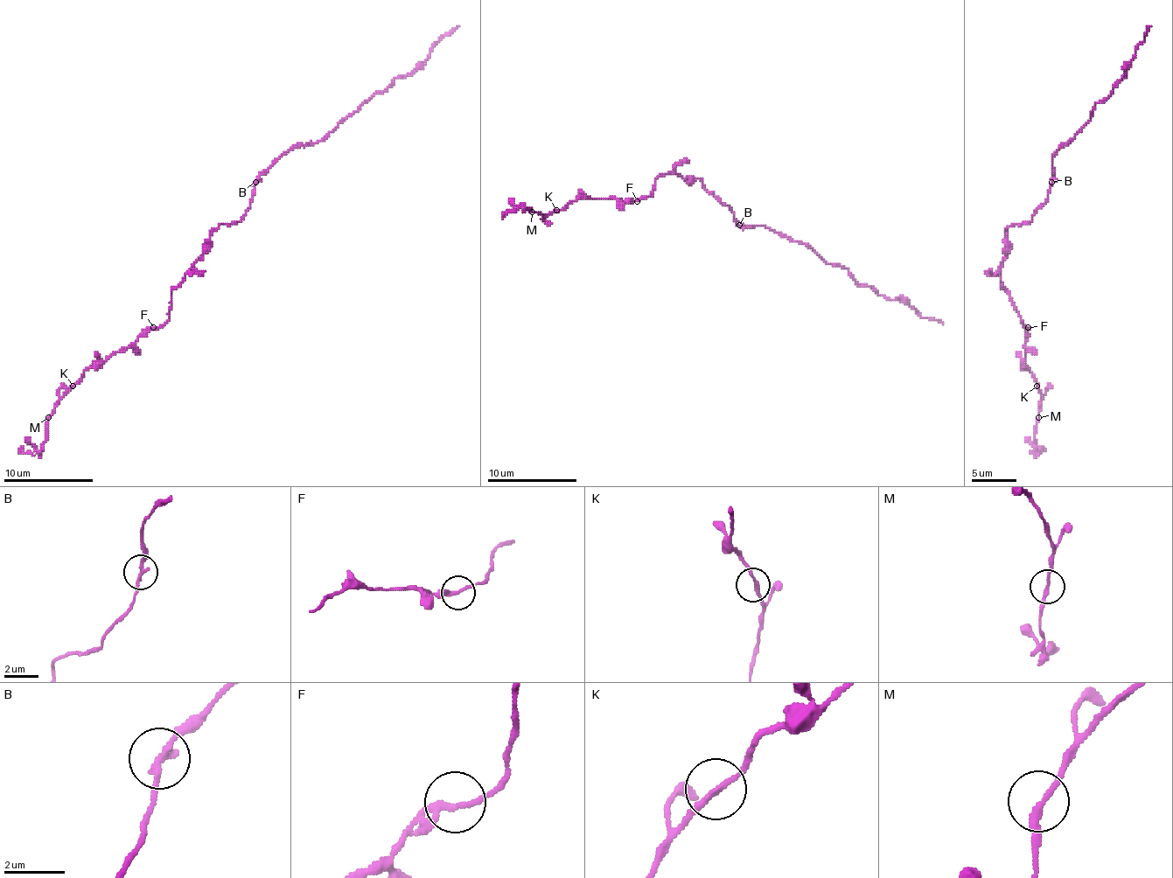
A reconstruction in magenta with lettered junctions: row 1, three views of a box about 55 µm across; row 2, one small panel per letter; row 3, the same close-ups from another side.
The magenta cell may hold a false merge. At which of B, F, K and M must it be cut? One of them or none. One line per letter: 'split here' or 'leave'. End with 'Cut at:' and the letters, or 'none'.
B: split here
F: leave
K: leave
M: leave
Cut at: B

